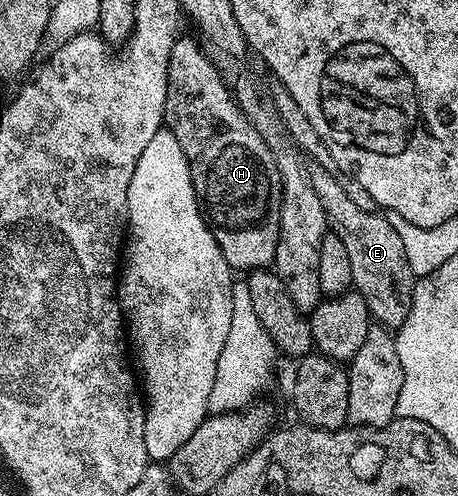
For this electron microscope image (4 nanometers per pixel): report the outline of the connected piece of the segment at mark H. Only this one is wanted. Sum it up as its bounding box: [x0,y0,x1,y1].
[164,35,280,271]

